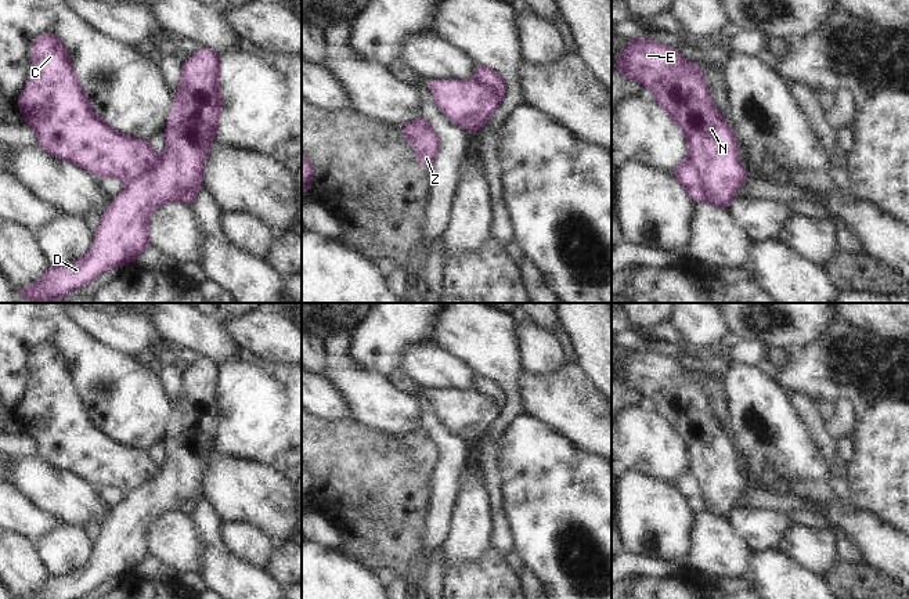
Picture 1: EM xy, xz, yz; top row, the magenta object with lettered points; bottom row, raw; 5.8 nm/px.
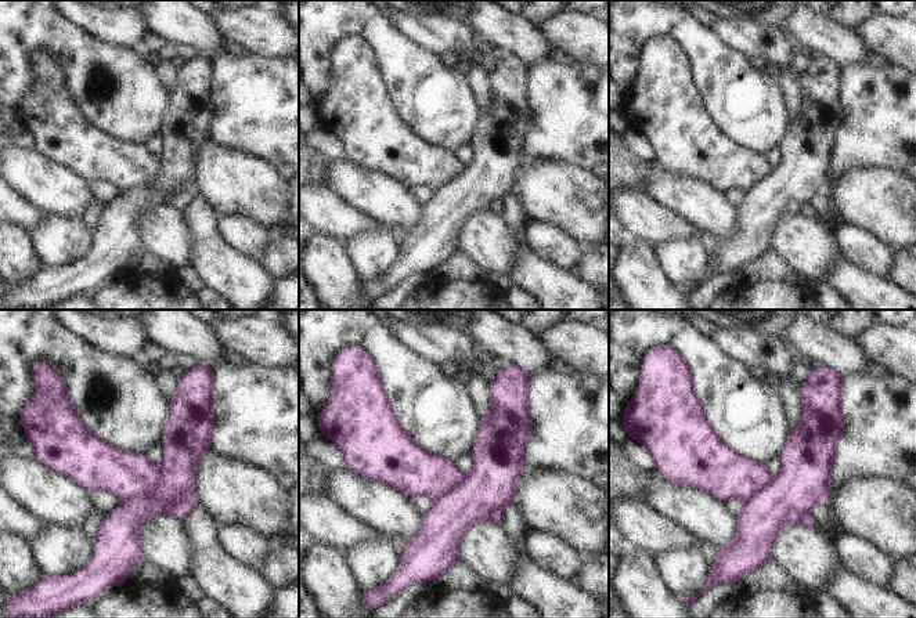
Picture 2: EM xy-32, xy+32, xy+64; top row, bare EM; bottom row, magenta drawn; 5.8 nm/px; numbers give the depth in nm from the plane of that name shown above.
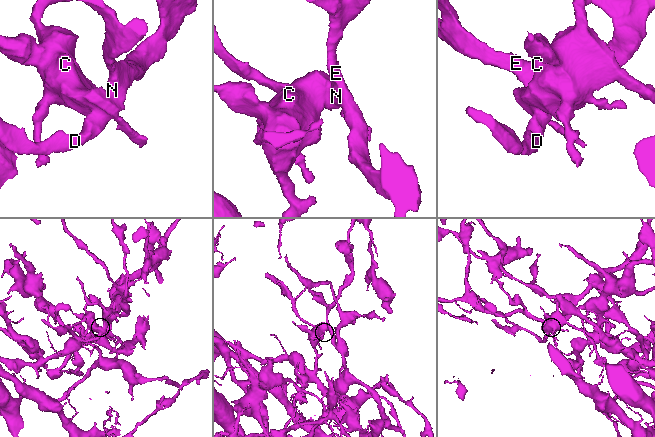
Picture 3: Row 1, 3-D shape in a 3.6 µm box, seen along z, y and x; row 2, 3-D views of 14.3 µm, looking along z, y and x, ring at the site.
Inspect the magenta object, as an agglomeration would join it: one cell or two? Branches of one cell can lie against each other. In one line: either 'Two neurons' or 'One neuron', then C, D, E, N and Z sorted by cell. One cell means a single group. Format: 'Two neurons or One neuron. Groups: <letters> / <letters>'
Two neurons. Groups: C Z / D E N.

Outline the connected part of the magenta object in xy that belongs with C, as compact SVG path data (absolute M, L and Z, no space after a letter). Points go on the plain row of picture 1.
M53 343L37 346L32 351L32 383L17 414L24 432L36 440L37 455L98 488L118 488L130 495L162 474L163 466L158 465L148 451L126 445L95 425L66 357Z

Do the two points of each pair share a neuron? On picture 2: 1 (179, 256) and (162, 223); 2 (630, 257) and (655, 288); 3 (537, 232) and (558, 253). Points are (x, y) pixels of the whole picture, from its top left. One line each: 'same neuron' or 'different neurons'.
1: same neuron
2: same neuron
3: same neuron

